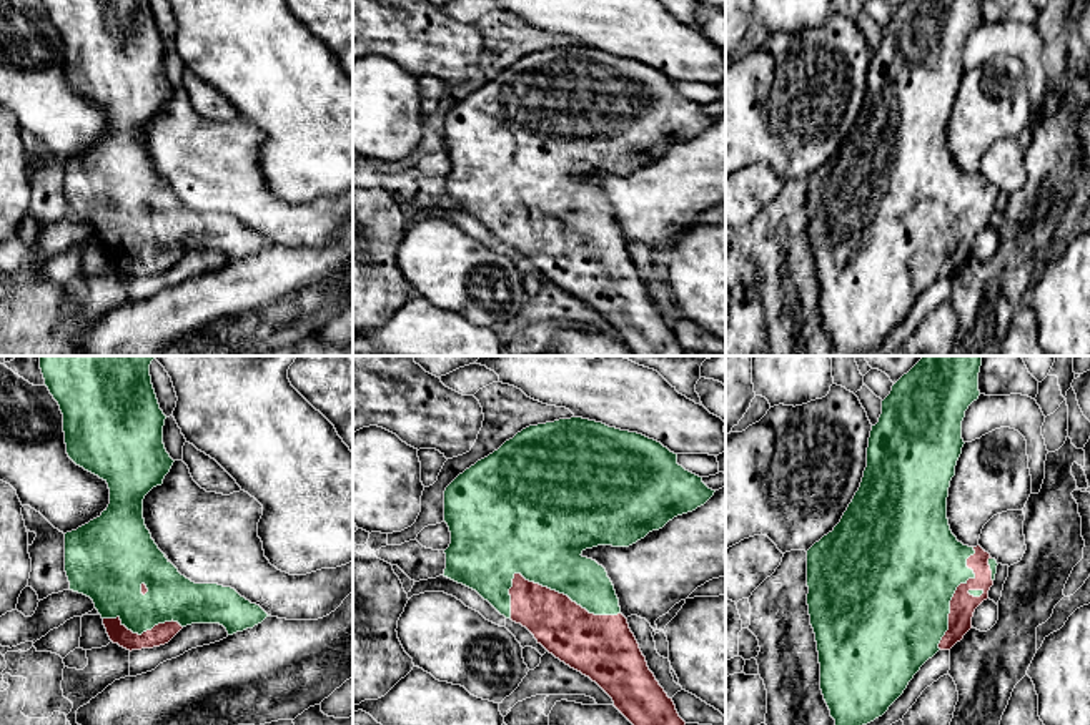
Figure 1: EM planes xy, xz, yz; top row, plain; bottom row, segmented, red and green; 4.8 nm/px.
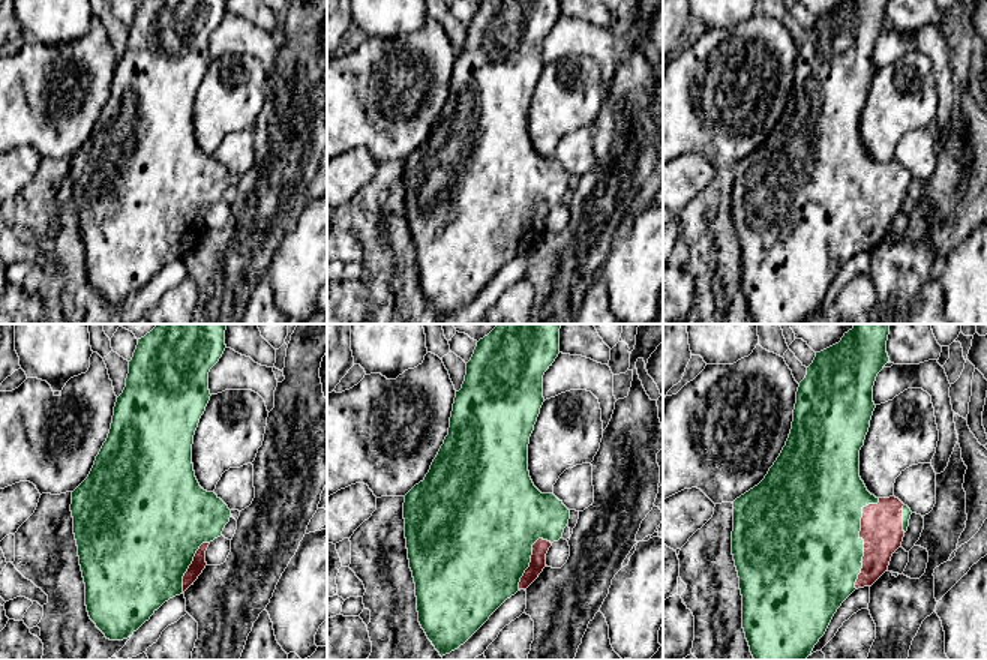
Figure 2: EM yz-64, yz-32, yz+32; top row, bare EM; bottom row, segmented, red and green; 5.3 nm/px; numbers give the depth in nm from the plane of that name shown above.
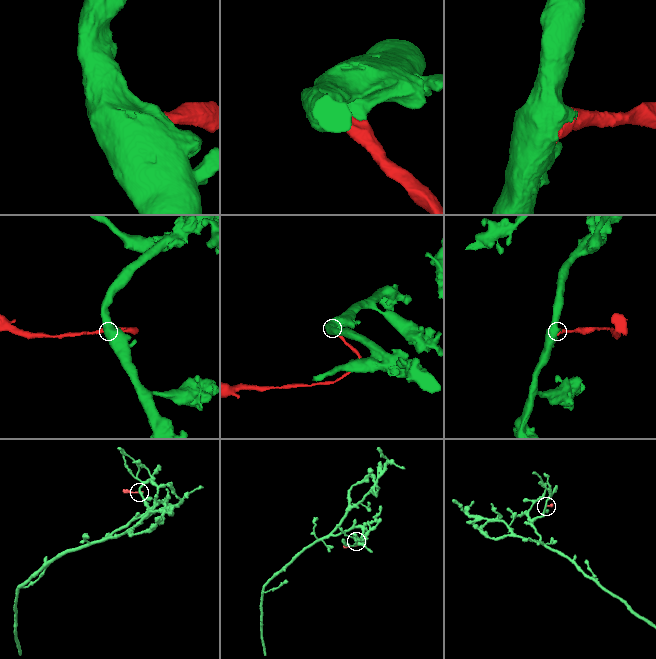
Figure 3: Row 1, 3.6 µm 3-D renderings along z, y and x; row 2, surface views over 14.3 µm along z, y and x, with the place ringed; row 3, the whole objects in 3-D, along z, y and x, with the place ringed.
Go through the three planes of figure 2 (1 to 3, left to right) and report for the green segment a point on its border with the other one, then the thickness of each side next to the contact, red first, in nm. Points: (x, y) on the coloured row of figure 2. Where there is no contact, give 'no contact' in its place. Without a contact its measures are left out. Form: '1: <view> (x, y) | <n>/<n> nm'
1: yz-64 (191, 564) | 80/480 nm
2: yz-32 (531, 560) | 90/480 nm
3: yz+32 (863, 539) | 220/480 nm

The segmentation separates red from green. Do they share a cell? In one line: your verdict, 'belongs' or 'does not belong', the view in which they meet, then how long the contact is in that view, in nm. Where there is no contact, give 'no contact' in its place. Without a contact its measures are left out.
belongs | xz | 550 nm

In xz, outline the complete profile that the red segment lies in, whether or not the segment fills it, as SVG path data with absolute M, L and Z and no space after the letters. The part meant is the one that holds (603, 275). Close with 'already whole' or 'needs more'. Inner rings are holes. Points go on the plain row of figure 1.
M582 45L529 53L518 60L513 67L506 68L498 78L466 96L446 115L444 150L451 160L451 171L444 178L446 196L443 203L476 218L501 243L526 254L534 263L538 271L541 271L549 281L596 309L612 326L614 334L636 356L684 356L686 349L679 344L672 326L667 324L654 301L649 298L646 284L642 283L639 271L629 256L627 246L621 241L619 226L606 196L596 188L582 185L581 181L586 176L597 173L629 175L644 166L649 160L662 156L674 145L692 140L704 133L714 123L714 120L716 118L709 116L702 110L702 105L677 91L677 81L642 62L621 58Z | needs more

